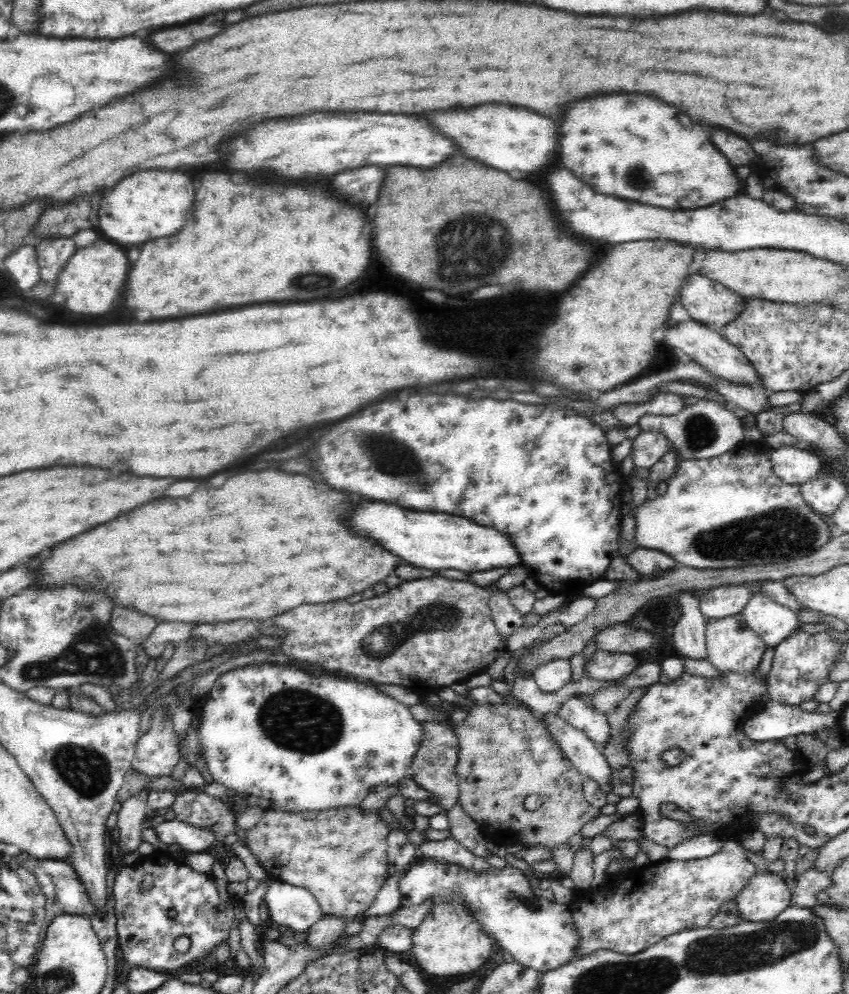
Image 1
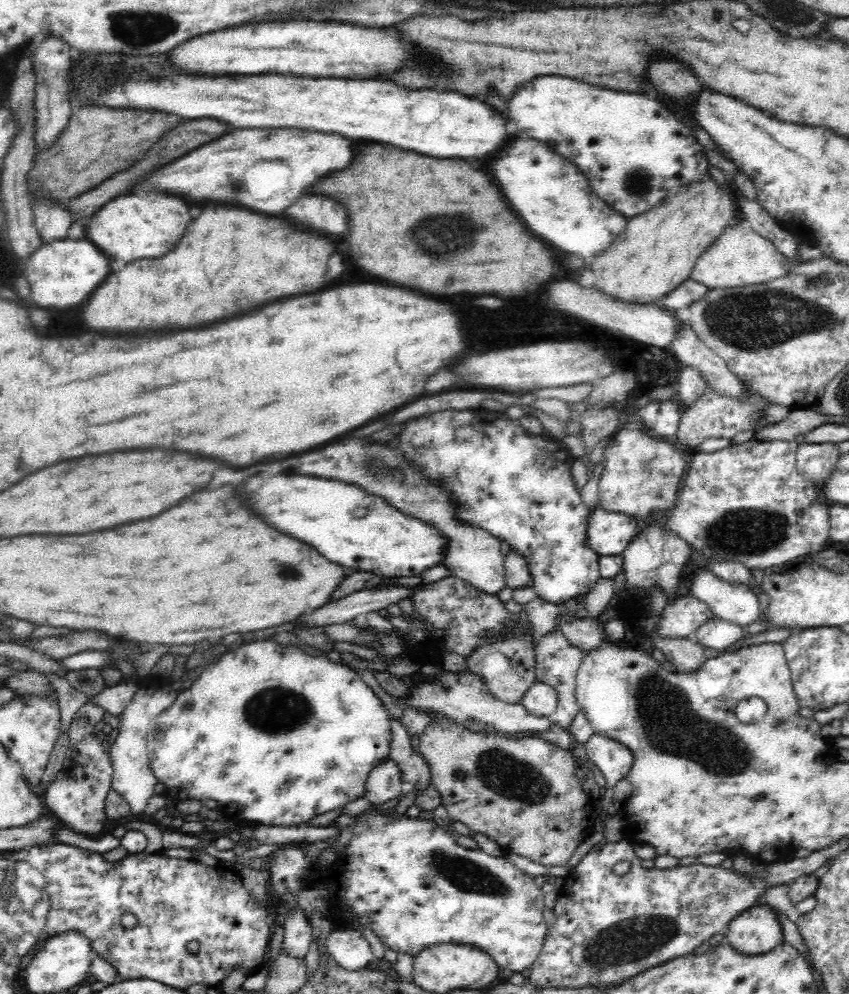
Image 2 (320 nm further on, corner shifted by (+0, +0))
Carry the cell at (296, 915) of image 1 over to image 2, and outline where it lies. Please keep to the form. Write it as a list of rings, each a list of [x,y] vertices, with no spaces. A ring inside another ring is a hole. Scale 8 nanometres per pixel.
[[[294,910],[286,915],[283,924],[283,952],[294,959],[305,960],[307,950],[311,945],[312,927],[306,921],[303,910]]]

